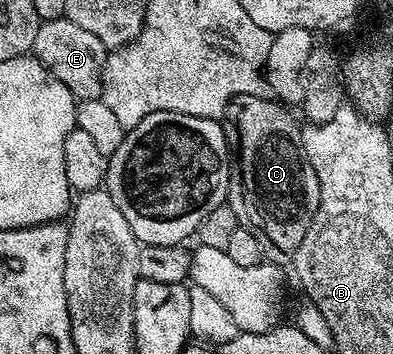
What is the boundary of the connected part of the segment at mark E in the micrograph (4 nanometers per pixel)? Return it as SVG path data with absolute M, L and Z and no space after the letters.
M66 17L42 22L39 32L35 32L35 44L31 51L32 57L39 59L78 100L100 98L106 53L107 48L97 37Z

